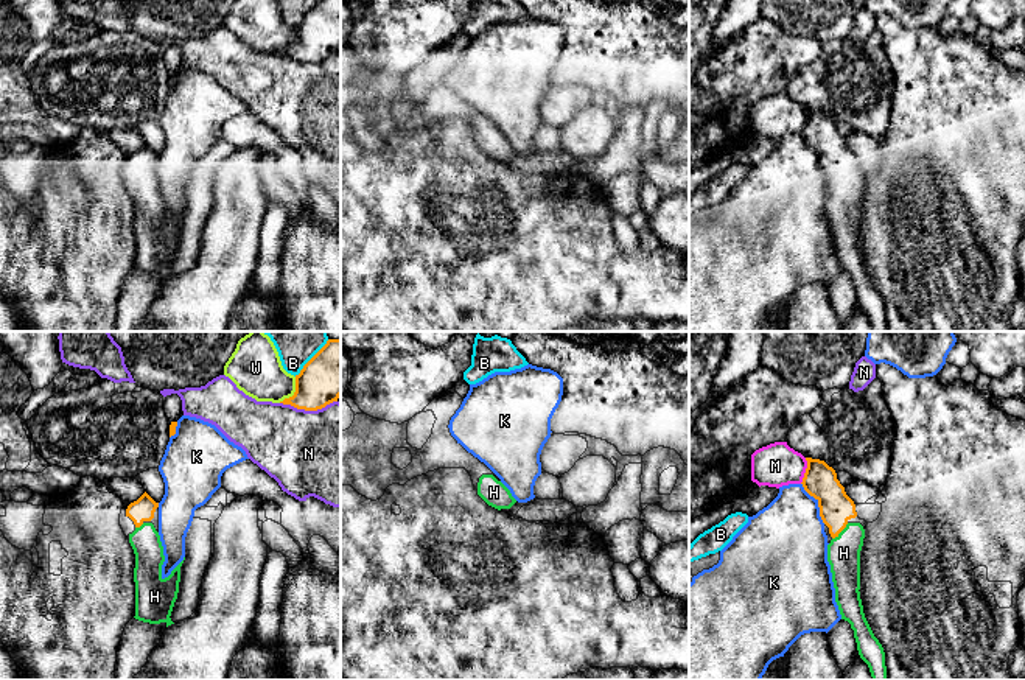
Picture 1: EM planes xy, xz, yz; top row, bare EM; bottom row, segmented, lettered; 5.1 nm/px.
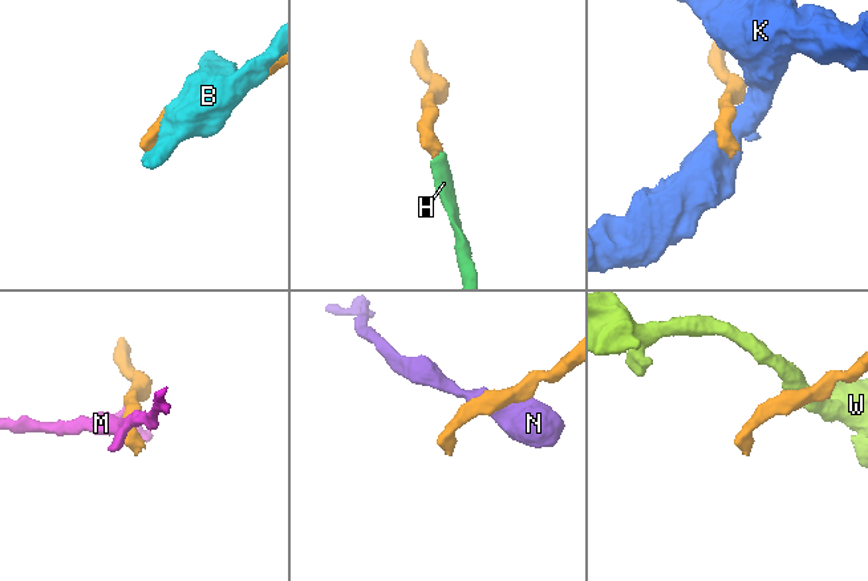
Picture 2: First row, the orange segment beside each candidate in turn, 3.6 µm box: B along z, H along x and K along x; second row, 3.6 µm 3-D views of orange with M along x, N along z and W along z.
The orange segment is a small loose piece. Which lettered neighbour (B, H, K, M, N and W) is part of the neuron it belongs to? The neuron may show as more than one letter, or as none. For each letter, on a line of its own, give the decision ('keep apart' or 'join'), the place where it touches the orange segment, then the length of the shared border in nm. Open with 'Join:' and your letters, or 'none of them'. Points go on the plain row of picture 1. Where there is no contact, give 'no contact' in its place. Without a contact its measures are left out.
Join: H
B: keep apart | xy (307, 14) | 200 nm
H: join | yz (840, 182) | 120 nm
K: keep apart | yz (818, 154) | 240 nm
M: keep apart | yz (806, 122) | 140 nm
N: keep apart | xy (308, 61) | 300 nm
W: keep apart | xy (294, 44) | 160 nm

